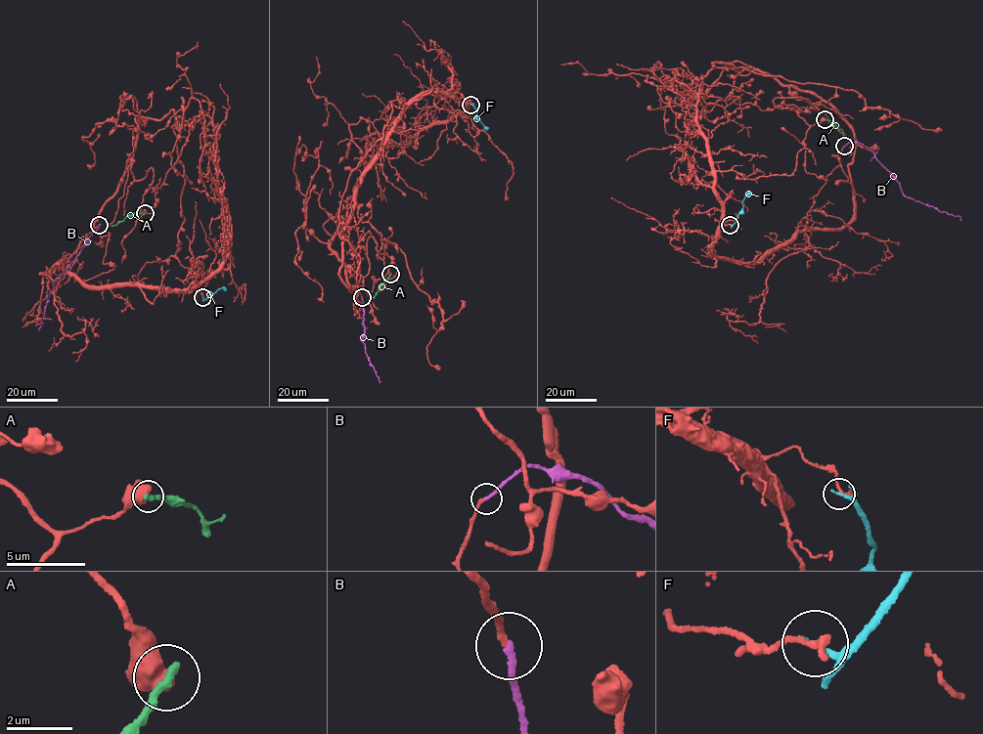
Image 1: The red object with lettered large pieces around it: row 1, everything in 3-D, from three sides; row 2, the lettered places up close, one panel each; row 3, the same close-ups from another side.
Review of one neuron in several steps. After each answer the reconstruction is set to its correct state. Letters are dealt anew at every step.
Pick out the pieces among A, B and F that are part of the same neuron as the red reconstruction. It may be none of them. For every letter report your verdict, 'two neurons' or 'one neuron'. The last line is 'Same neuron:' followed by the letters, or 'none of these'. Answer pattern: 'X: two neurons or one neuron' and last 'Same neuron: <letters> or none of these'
A: two neurons
B: one neuron
F: two neurons
Same neuron: B

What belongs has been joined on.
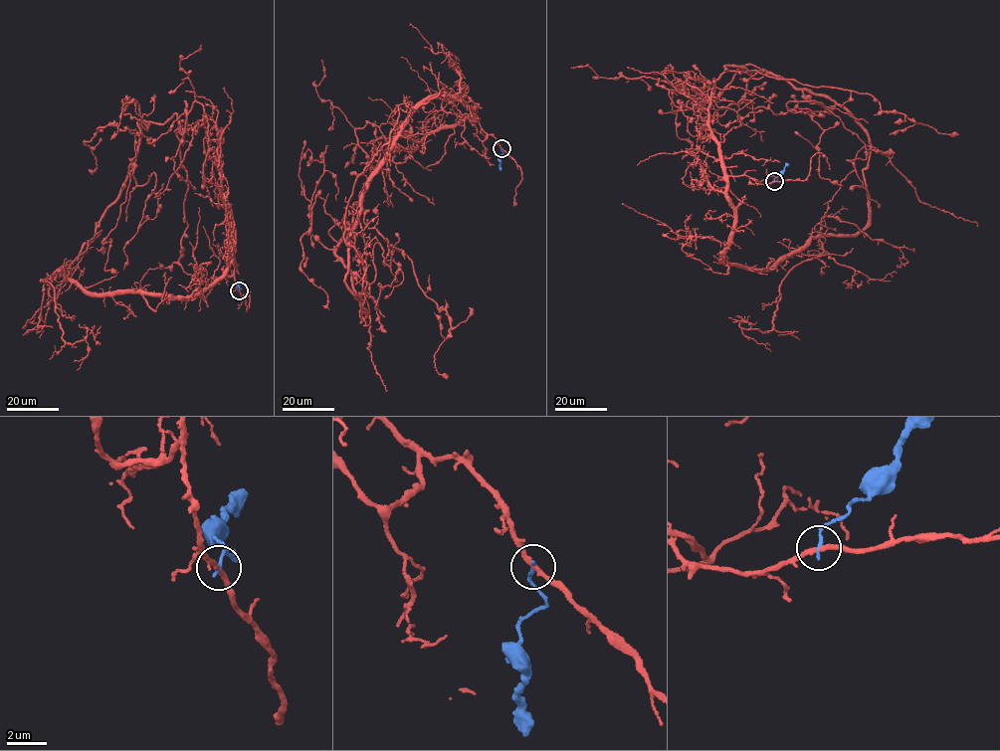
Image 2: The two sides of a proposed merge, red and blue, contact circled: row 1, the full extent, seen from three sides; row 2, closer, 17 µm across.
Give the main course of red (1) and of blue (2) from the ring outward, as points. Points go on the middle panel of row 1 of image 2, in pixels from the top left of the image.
1: (501, 148), (478, 106), (433, 95), (350, 239), (363, 321), (334, 250), (360, 204), (446, 311), (448, 377)
2: (501, 148), (500, 170)

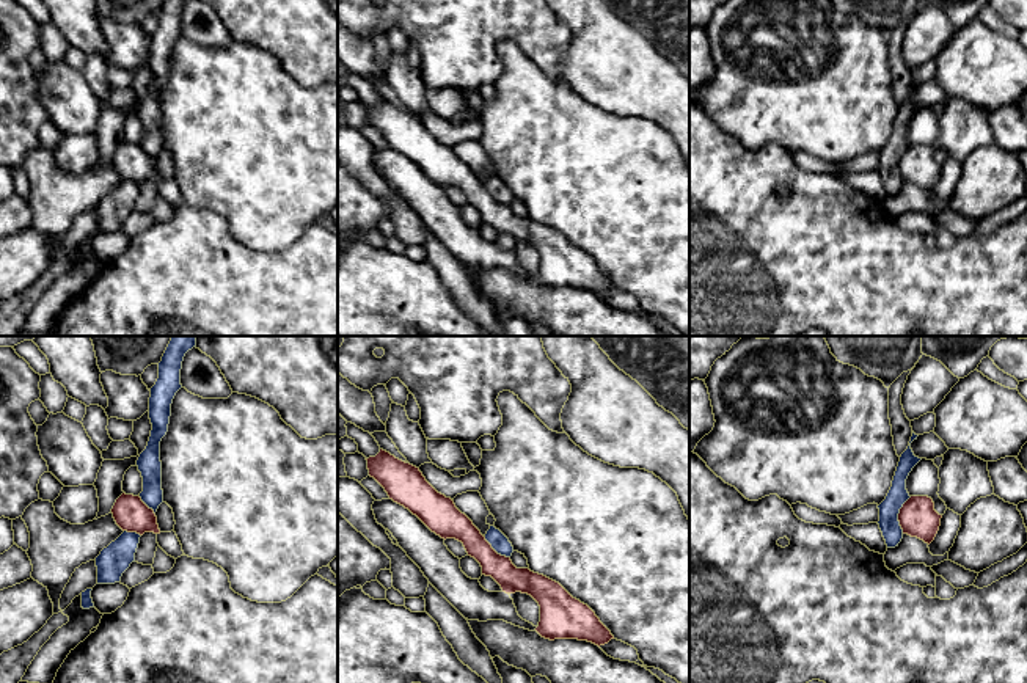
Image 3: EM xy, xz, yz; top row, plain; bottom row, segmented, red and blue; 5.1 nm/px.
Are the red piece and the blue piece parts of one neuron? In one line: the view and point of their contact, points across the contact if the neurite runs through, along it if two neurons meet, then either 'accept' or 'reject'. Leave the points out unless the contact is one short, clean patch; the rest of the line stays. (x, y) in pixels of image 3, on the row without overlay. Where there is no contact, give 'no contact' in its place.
meets red in yz at (899, 164); border along yz (911, 145), (899, 162), (902, 181); reject

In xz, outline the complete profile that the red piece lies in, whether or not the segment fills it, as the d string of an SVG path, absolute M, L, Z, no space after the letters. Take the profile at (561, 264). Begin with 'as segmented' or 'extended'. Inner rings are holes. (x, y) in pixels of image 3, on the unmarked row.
as segmented; M383 97L366 108L369 124L385 137L389 148L408 157L441 187L462 190L468 204L481 212L482 223L492 225L503 240L528 242L539 251L540 270L535 279L542 286L578 287L598 295L614 287L595 261L559 231L529 217L517 217L510 206L498 203L454 149L426 129L419 116Z

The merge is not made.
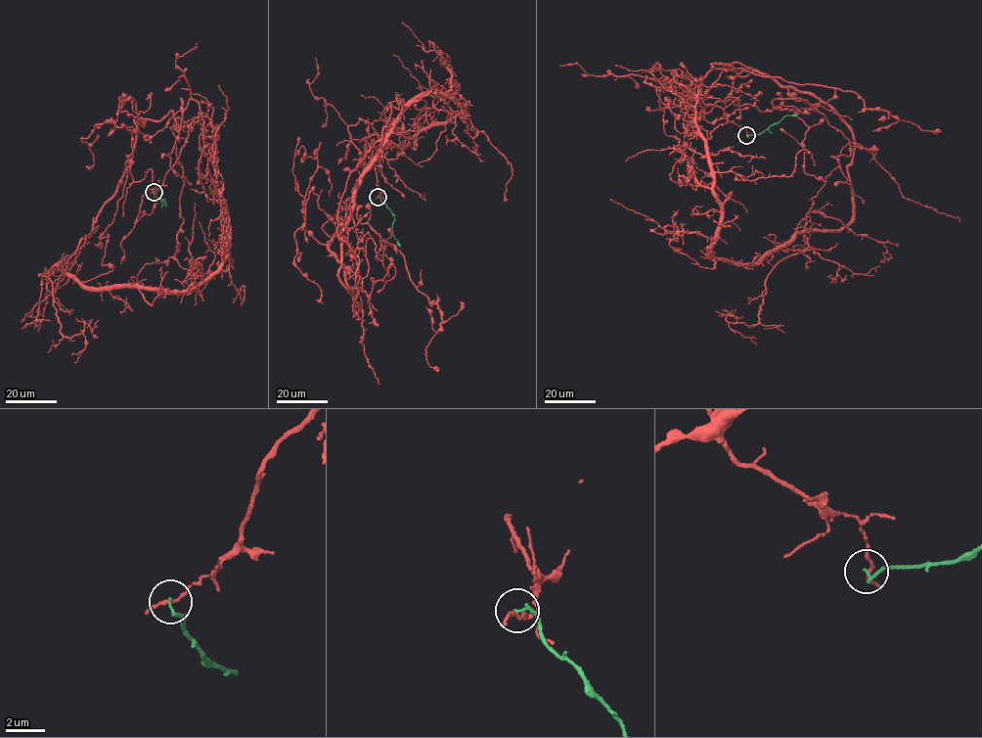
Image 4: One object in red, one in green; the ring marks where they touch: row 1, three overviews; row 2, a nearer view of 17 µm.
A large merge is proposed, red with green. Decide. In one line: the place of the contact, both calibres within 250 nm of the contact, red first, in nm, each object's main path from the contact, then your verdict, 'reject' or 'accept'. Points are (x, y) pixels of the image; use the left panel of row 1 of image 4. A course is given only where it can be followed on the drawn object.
(154, 192) | 140/140 nm | red via (154, 192), (209, 118), (206, 278), (40, 275), (171, 111), (183, 221), (144, 286) | green via (154, 192), (166, 206) | reject

